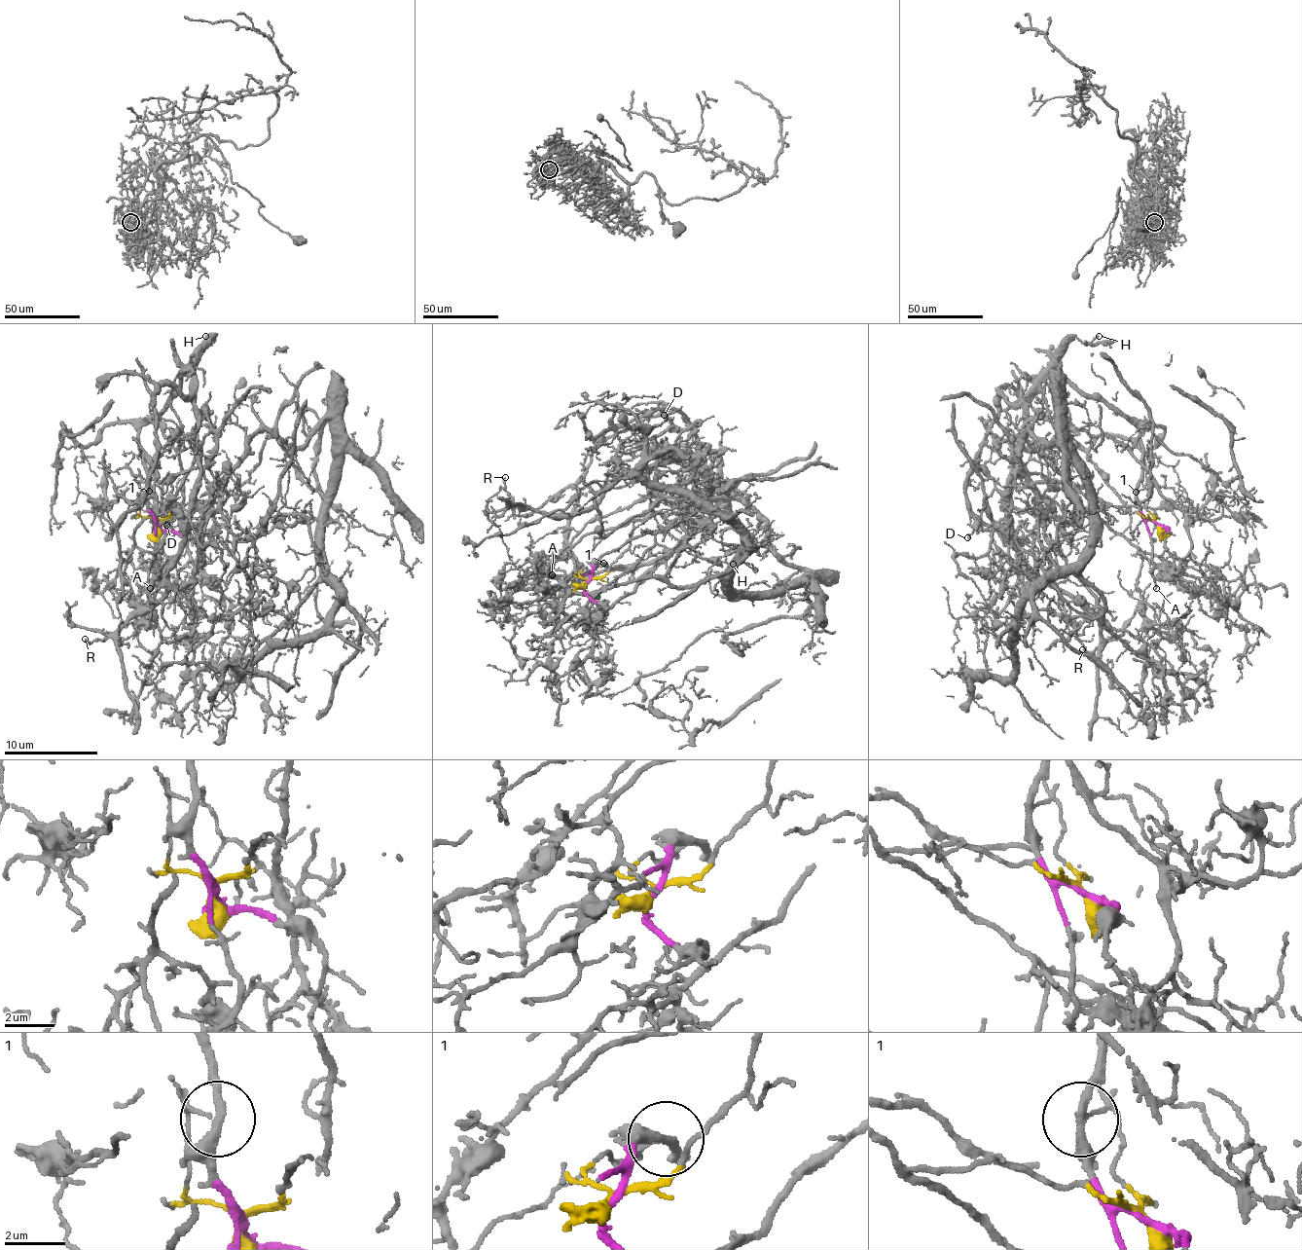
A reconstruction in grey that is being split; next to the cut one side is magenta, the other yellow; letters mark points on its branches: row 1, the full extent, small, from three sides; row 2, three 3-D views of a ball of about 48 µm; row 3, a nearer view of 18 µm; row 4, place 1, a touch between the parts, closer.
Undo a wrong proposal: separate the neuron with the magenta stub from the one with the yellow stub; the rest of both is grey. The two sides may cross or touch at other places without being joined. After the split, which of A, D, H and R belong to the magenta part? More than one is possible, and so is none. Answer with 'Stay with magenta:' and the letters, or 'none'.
Stay with magenta: A, H, R

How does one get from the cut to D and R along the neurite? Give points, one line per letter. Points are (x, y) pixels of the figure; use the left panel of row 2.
D: (158, 527), (212, 431), (215, 450), (202, 467), (180, 471), (163, 485), (165, 518), (173, 518), (165, 525)
R: (158, 527), (139, 431), (165, 411), (185, 369), (192, 368), (198, 492), (164, 592), (102, 641), (85, 639)

